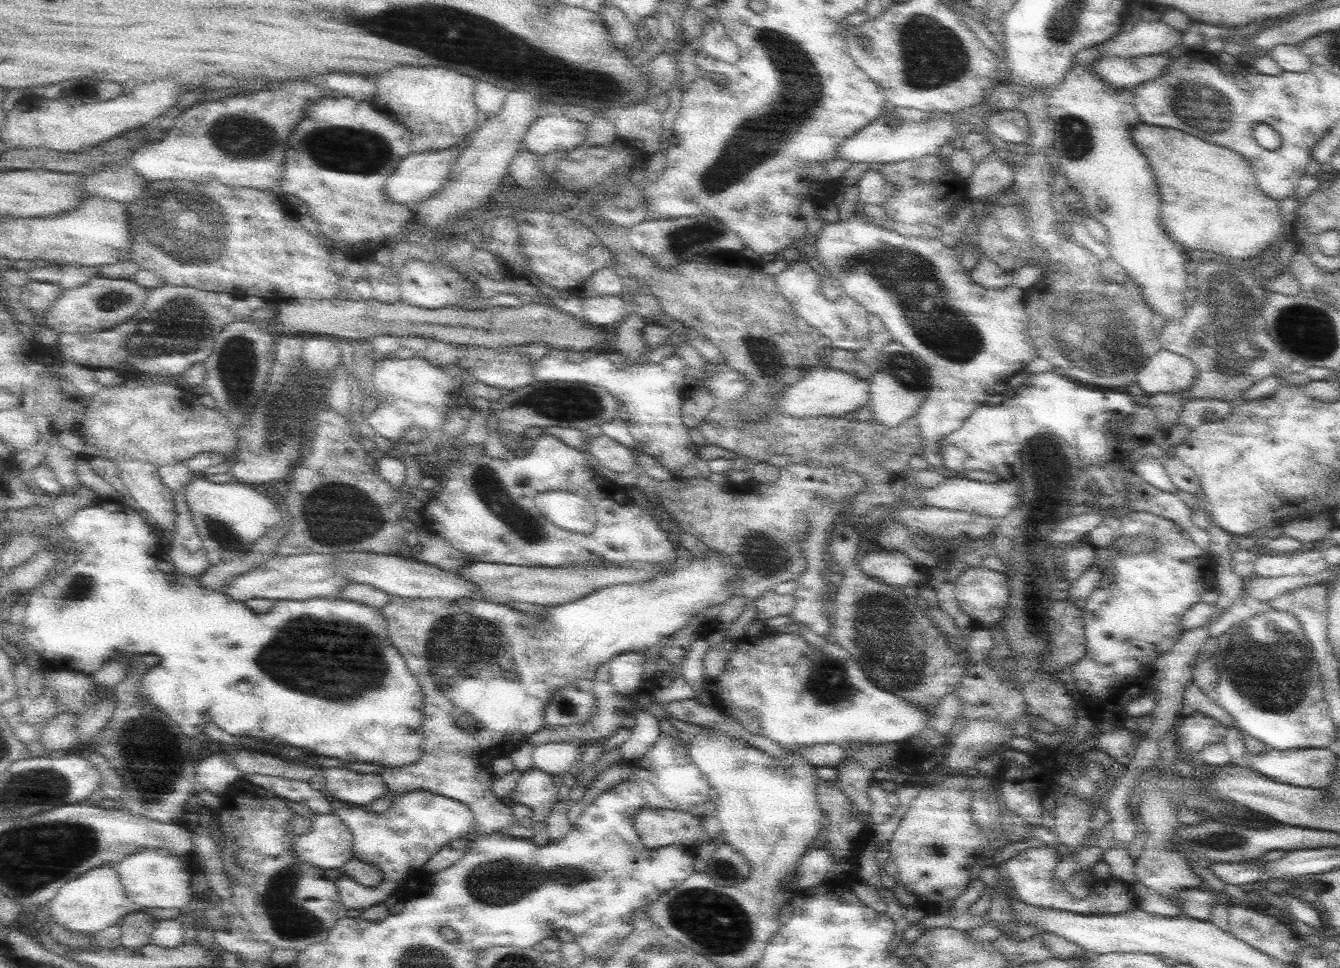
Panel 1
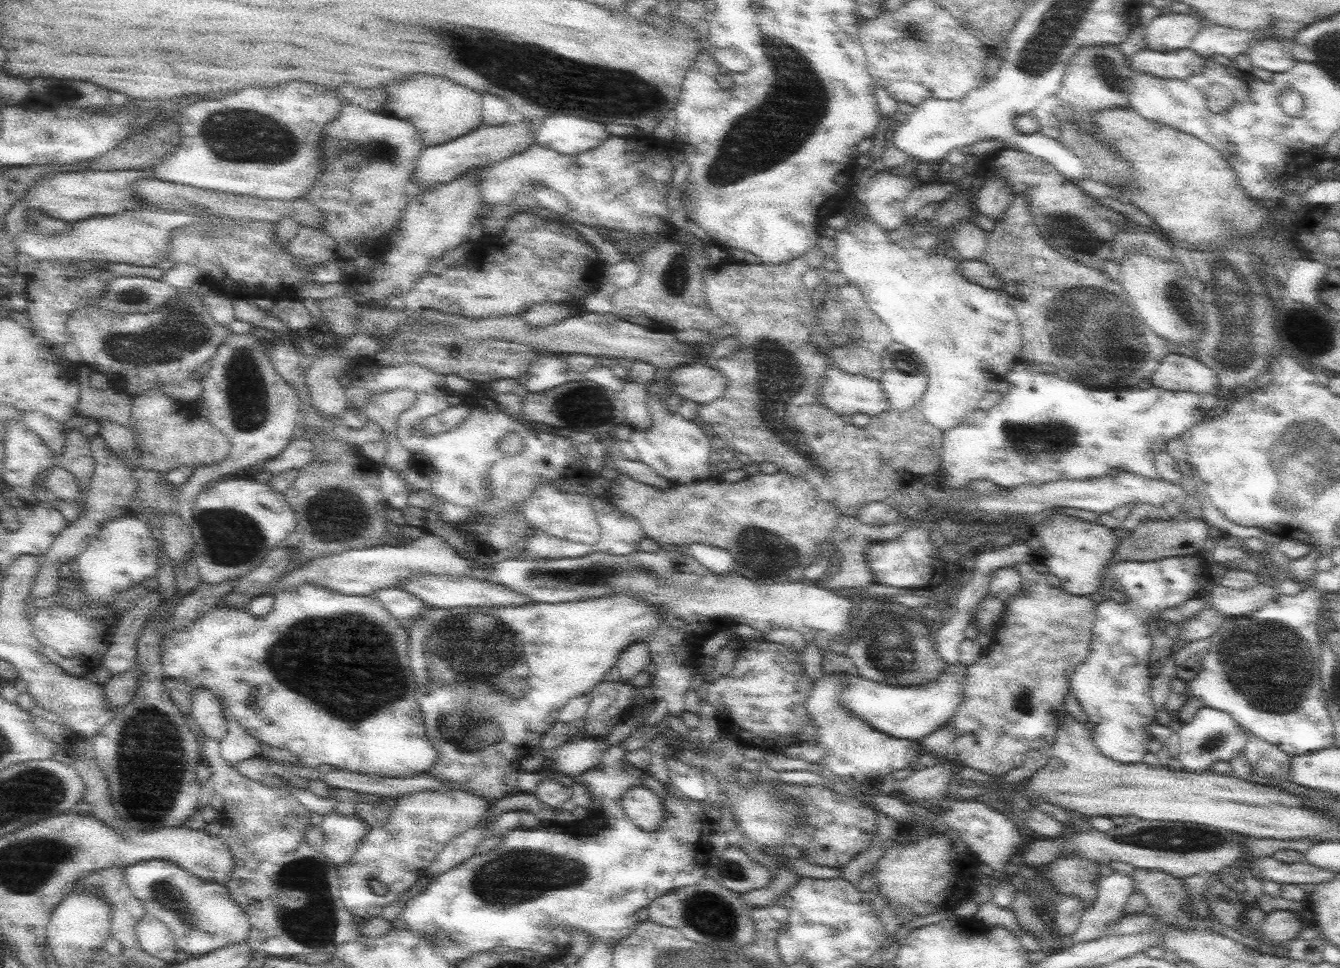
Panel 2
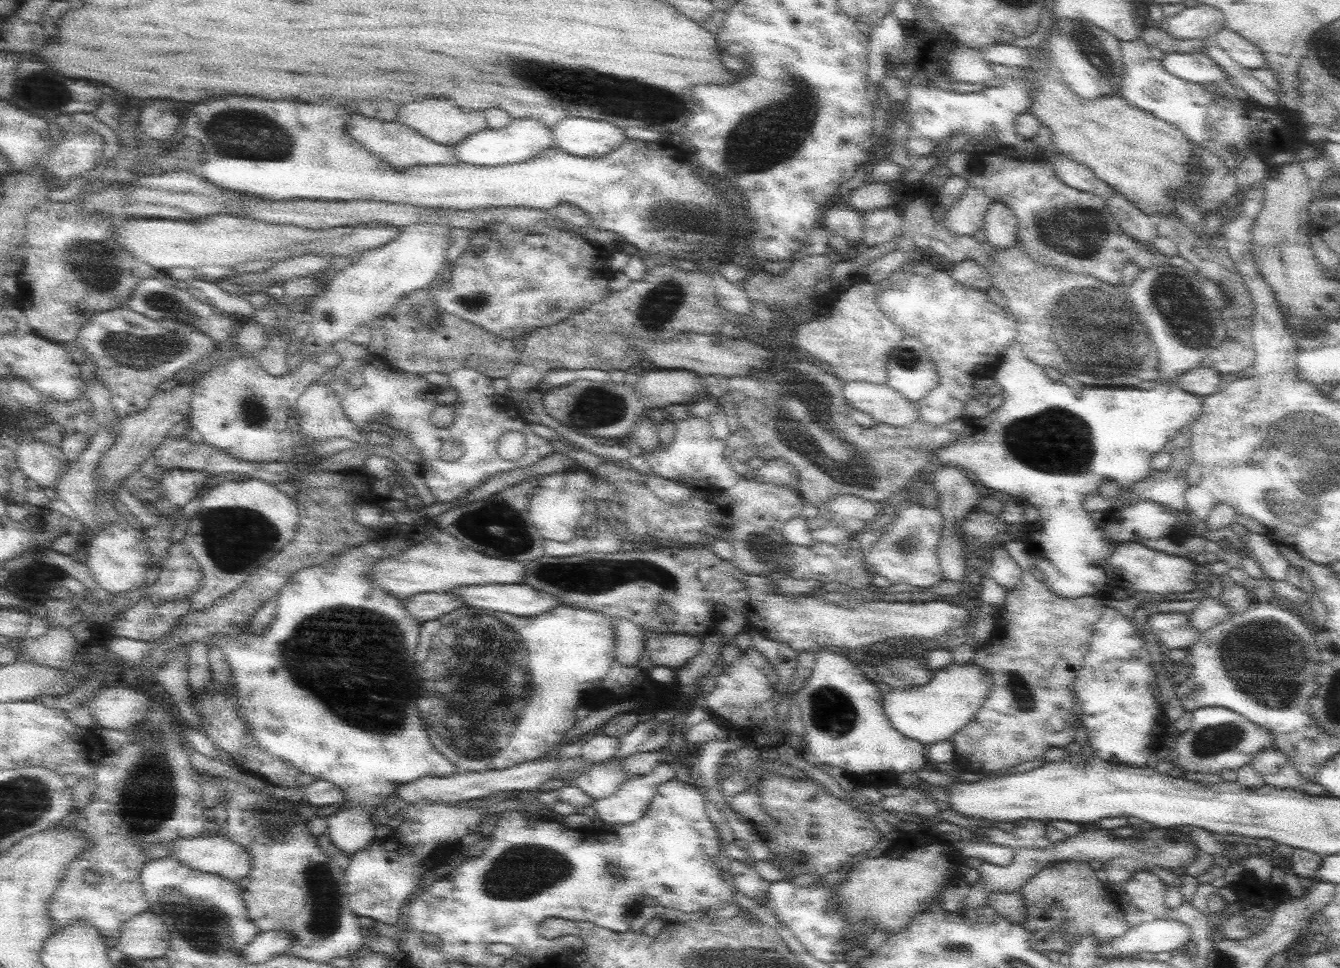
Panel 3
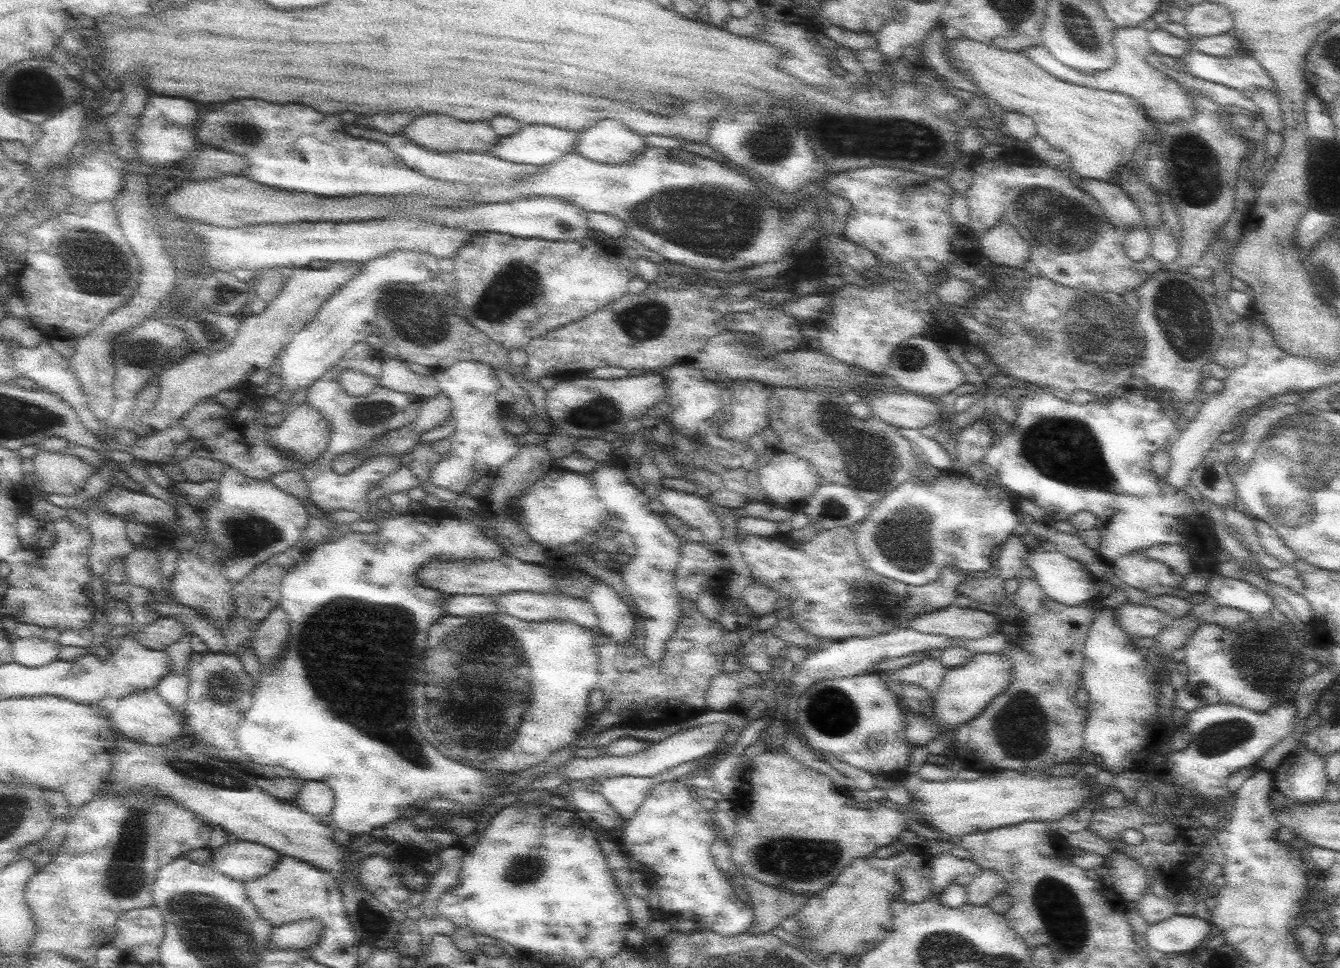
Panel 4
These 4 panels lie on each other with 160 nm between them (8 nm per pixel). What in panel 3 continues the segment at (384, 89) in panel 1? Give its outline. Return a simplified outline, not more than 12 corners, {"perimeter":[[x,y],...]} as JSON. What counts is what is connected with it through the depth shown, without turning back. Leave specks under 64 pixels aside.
{"perimeter":[[448,100],[400,106],[398,120],[449,147],[489,128]]}

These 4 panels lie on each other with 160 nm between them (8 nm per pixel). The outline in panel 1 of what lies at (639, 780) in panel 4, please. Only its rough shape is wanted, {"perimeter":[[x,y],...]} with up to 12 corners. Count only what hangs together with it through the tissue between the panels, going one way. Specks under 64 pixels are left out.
{"perimeter":[[642,808],[633,818],[651,849],[710,843],[692,811]]}

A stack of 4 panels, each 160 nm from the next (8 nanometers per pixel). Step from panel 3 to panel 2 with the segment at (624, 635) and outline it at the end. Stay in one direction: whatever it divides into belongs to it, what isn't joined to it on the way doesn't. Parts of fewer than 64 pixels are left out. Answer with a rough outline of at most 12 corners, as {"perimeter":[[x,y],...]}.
{"perimeter":[[647,639],[632,643],[616,666],[630,682],[653,662]]}

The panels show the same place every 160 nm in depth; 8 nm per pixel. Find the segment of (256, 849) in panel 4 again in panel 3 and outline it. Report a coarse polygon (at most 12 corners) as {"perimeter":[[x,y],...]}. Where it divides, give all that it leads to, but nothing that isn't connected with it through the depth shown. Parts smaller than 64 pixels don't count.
{"perimeter":[[226,835],[179,838],[173,853],[237,883],[253,858]]}

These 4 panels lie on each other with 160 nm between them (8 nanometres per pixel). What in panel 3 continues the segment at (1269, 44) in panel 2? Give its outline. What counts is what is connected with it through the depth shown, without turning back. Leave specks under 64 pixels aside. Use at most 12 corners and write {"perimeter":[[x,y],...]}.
{"perimeter":[[1230,28],[1217,34],[1221,46],[1234,62],[1246,68],[1266,64],[1261,48]]}

